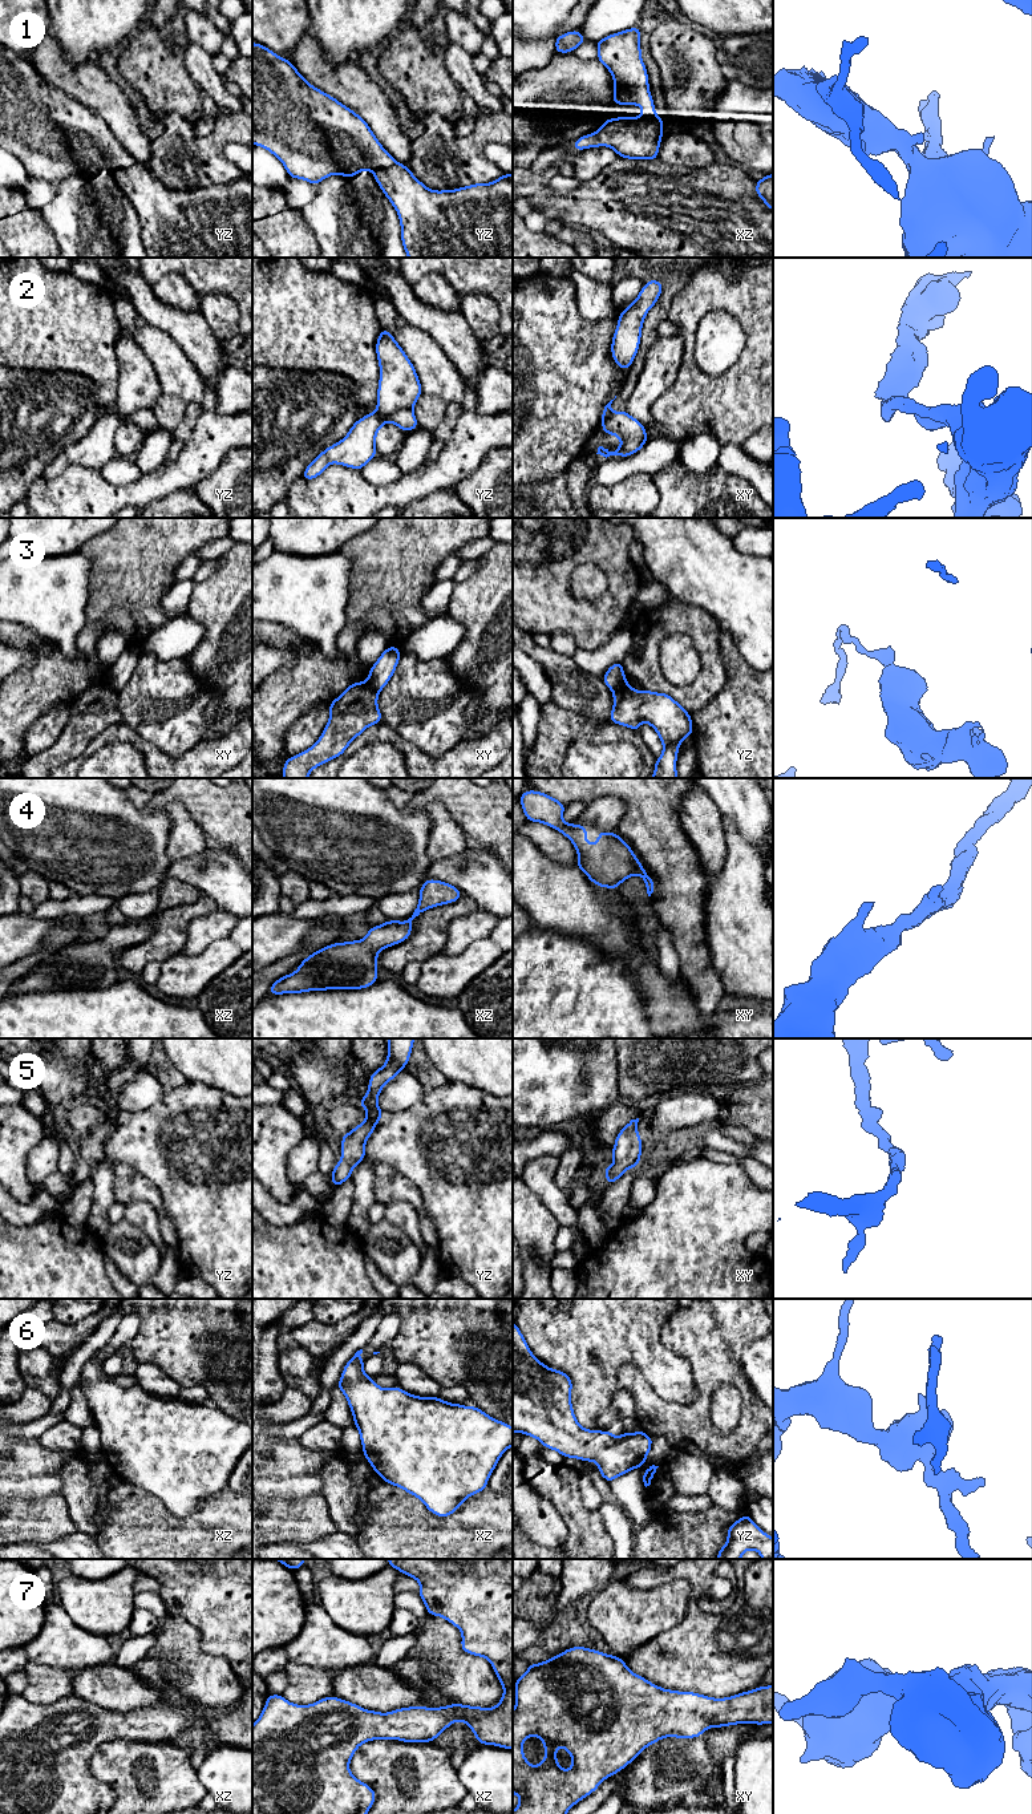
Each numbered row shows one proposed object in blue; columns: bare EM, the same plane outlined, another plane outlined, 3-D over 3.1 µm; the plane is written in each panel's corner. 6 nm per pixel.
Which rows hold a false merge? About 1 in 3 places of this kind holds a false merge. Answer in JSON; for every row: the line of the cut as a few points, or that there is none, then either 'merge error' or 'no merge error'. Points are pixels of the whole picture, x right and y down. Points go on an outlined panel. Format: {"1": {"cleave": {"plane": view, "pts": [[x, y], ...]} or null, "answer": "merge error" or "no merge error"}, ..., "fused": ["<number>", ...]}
{"1": {"cleave": null, "answer": "no merge error"}, "2": {"cleave": {"plane": "yz", "pts": [[412, 408], [399, 408], [389, 413], [376, 412]]}, "answer": "merge error"}, "3": {"cleave": {"plane": "yz", "pts": [[626, 681], [612, 691]]}, "answer": "merge error"}, "4": {"cleave": null, "answer": "no merge error"}, "5": {"cleave": null, "answer": "no merge error"}, "6": {"cleave": null, "answer": "no merge error"}, "7": {"cleave": null, "answer": "no merge error"}, "fused": ["2", "3"]}

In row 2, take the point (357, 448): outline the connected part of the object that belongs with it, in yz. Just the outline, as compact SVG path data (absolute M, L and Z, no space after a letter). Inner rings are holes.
M398 409L390 414L377 412L356 420L347 436L323 450L303 471L307 481L319 477L329 463L361 470L376 455L376 436L380 428L392 422L405 433L418 426L413 409Z

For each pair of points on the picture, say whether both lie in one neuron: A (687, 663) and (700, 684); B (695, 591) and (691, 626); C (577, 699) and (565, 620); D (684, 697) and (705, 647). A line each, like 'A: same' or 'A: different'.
A: different
B: different
C: different
D: same

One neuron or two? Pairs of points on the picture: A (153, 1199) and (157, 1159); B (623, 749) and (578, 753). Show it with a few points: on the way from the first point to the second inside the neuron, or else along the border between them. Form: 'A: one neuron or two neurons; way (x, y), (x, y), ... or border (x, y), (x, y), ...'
A: two neurons; border (129, 1166), (157, 1189), (164, 1209), (168, 1213)
B: one neuron; way (612, 753), (589, 753)

